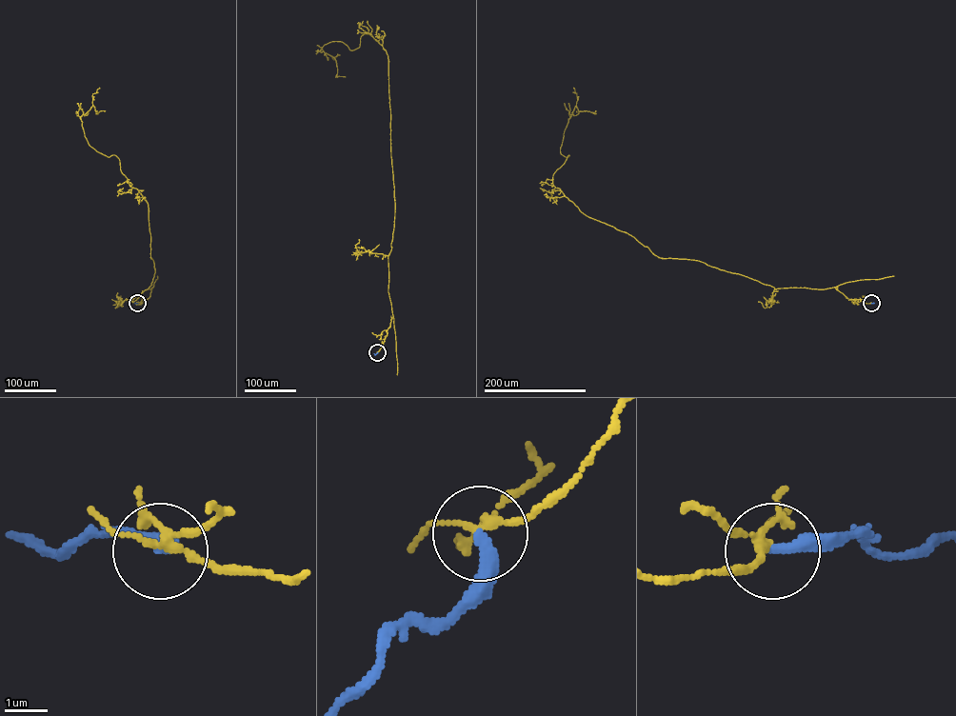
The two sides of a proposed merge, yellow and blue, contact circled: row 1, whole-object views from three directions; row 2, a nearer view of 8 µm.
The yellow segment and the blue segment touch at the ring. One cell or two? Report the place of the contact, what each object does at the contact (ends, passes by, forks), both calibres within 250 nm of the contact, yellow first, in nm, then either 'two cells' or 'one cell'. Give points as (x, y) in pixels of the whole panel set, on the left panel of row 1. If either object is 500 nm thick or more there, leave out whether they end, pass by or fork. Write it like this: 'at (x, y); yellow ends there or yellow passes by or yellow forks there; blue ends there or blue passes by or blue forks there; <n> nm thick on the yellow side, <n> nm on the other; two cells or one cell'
at (137, 303); yellow forks there; blue ends there; 170 nm thick on the yellow side, 320 nm on the other; two cells

